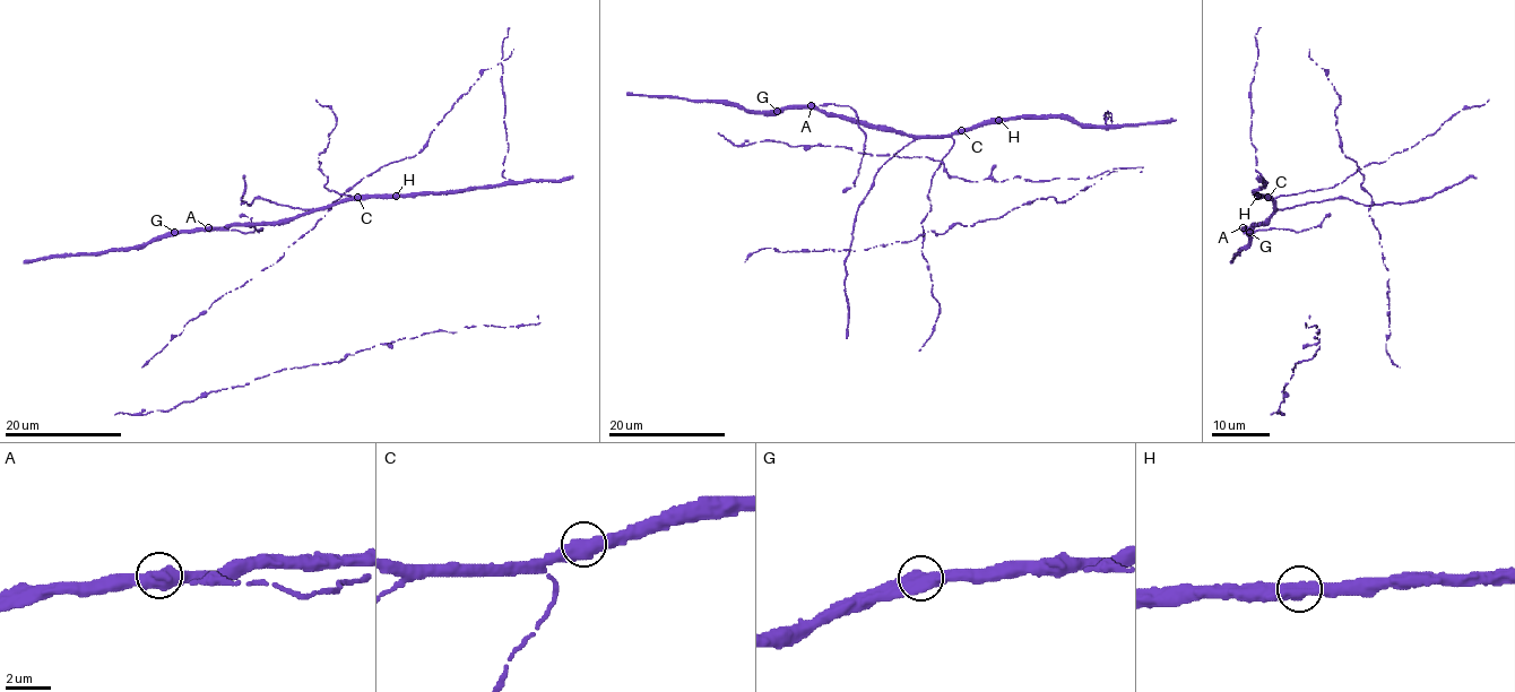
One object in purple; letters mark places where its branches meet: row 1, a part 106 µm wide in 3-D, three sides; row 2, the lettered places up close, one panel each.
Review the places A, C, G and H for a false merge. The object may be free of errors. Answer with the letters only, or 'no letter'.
A

